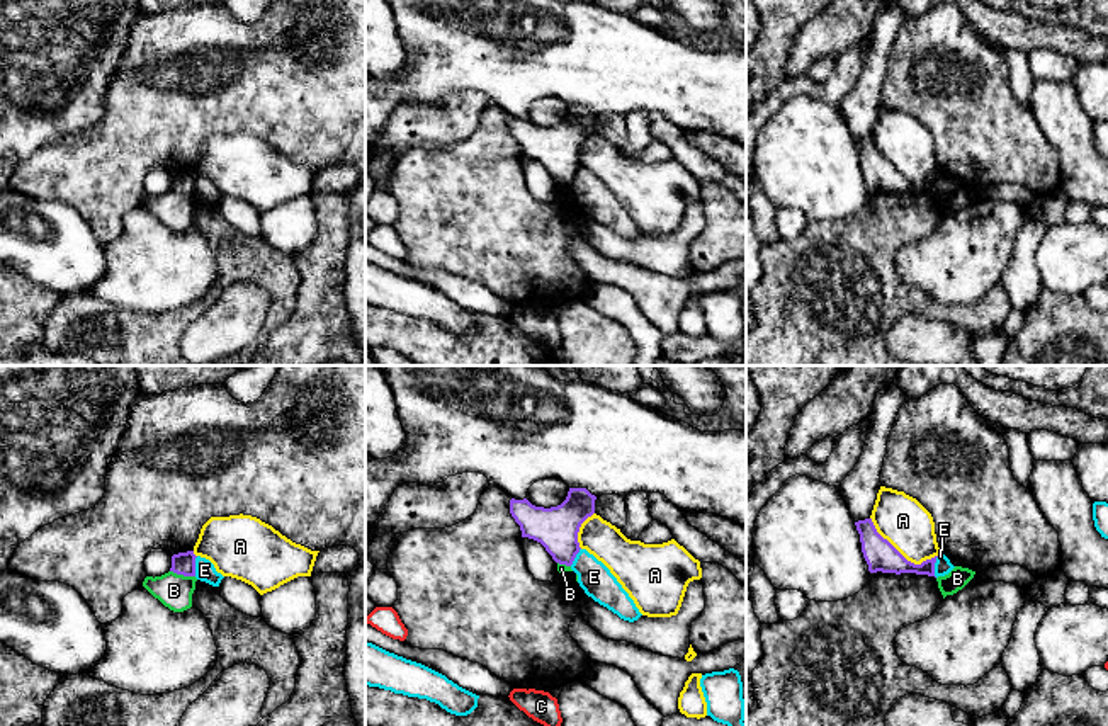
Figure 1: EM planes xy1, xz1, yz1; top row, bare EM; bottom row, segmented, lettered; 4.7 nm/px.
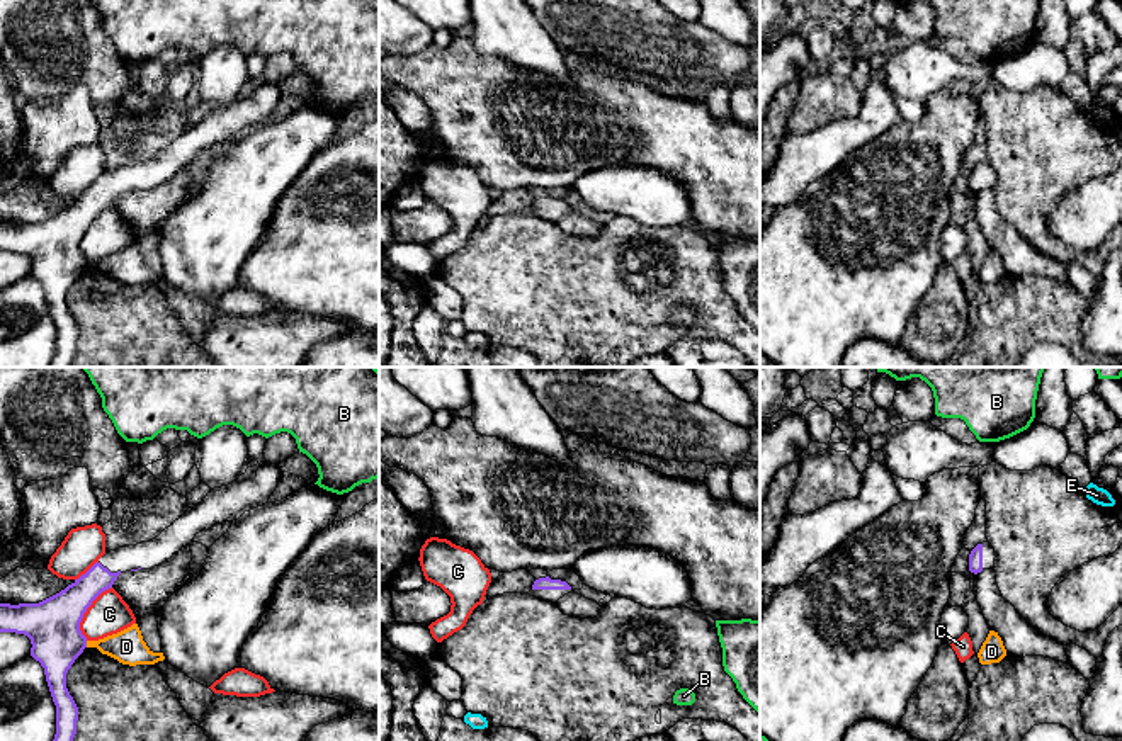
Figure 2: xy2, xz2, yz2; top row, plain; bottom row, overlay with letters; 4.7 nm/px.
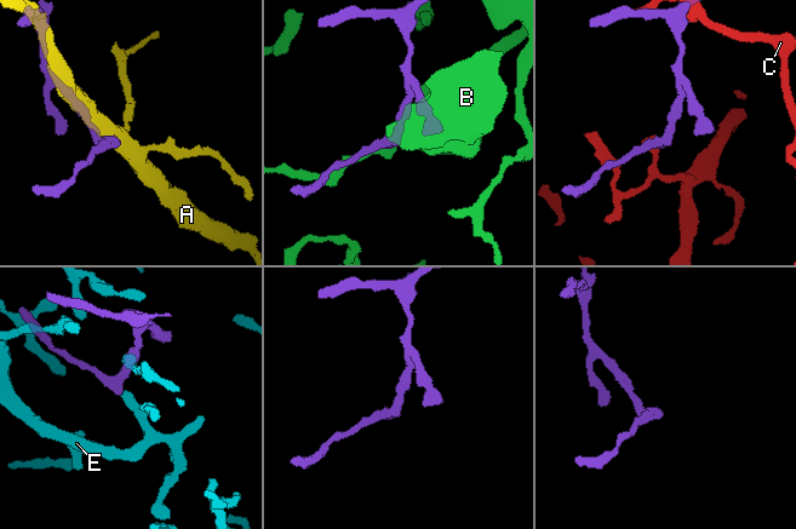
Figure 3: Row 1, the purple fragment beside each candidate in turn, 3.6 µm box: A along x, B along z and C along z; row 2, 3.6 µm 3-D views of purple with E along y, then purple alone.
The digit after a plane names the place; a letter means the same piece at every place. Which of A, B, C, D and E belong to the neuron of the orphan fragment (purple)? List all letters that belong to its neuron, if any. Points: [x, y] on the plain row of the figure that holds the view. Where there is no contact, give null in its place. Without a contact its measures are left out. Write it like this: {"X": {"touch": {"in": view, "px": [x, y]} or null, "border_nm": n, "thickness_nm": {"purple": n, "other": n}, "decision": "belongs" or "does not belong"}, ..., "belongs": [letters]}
{"A": {"touch": {"in": "yz1", "px": [899, 172]}, "border_nm": 380, "thickness_nm": {"purple": 150, "other": 240}, "decision": "does not belong"}, "B": {"touch": {"in": "xy1", "px": [182, 192]}, "border_nm": 120, "thickness_nm": {"purple": 110, "other": 160}, "decision": "does not belong"}, "C": {"touch": {"in": "xy2", "px": [85, 230]}, "border_nm": 280, "thickness_nm": {"purple": 260, "other": 190}, "decision": "does not belong"}, "D": {"touch": {"in": "xy2", "px": [85, 264]}, "border_nm": 30, "thickness_nm": {"purple": 260, "other": 160}, "decision": "does not belong"}, "E": {"touch": {"in": "yz1", "px": [933, 186]}, "border_nm": 110, "thickness_nm": {"purple": 140, "other": 80}, "decision": "does not belong"}, "belongs": []}

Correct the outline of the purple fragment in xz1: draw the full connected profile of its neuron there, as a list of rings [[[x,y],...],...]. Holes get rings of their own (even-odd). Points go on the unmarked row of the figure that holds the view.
[[[569,107],[566,119],[551,128],[535,126],[527,117],[512,117],[510,133],[522,156],[540,162],[556,182],[571,185],[581,168],[579,146],[595,133],[595,119],[586,107]]]

